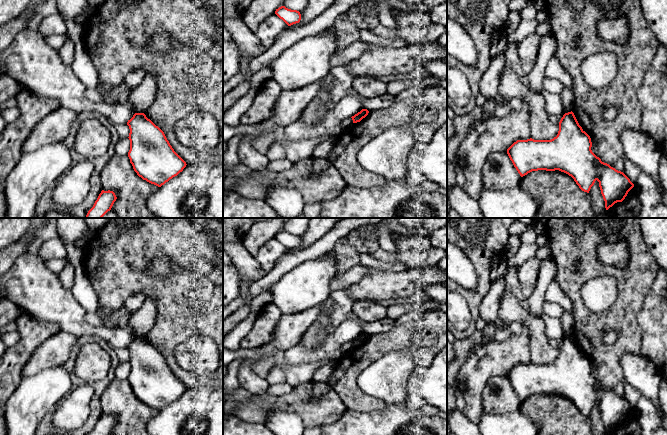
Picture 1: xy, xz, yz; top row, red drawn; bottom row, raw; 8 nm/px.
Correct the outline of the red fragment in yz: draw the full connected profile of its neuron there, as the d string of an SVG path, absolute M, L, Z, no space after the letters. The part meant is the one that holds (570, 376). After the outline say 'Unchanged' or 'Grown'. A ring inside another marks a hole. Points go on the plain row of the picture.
M574 337L563 339L559 346L559 355L551 364L517 364L508 373L507 378L521 401L532 395L559 394L571 400L579 412L589 417L595 405L599 406L601 418L608 434L617 426L622 426L628 416L634 411L630 403L621 395L601 385L591 374L590 360L579 349Z. Unchanged

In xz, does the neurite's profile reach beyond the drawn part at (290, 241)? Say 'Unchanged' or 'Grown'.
Unchanged

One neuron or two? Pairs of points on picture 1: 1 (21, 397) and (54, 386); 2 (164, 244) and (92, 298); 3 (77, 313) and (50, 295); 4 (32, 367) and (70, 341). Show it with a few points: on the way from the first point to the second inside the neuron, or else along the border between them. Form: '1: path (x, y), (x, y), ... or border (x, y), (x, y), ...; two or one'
1: path (29, 397), (34, 397), (46, 389); one
2: border (85, 274), (99, 307), (113, 311); two
3: path (70, 313), (57, 302); one
4: path (41, 359), (51, 353), (61, 343); one

